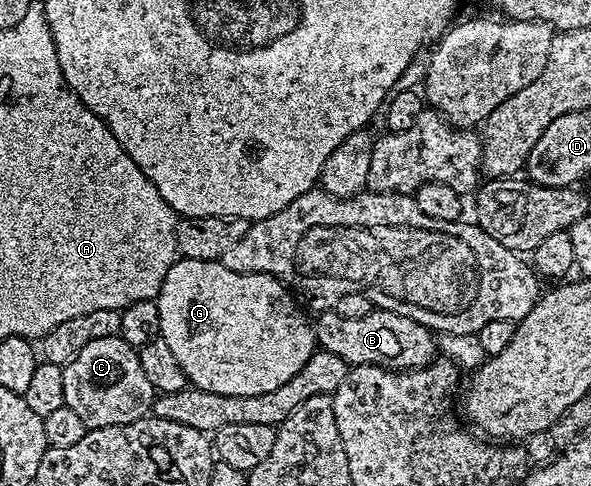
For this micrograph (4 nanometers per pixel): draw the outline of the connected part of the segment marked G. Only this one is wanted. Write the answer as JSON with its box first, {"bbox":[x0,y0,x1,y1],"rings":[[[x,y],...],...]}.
{"bbox":[156,257,316,397],"rings":[[[182,257],[175,261],[174,266],[168,271],[156,300],[160,307],[160,336],[164,339],[164,343],[168,343],[172,355],[176,355],[176,363],[180,363],[187,382],[195,389],[216,391],[216,395],[248,395],[249,397],[264,395],[264,391],[276,391],[276,387],[284,387],[284,383],[295,377],[300,367],[304,367],[304,363],[308,363],[308,359],[316,352],[311,318],[309,316],[306,318],[302,314],[303,306],[296,300],[295,294],[281,281],[277,281],[267,273],[237,273],[228,271],[228,267],[224,267],[221,261],[201,261]]]}

